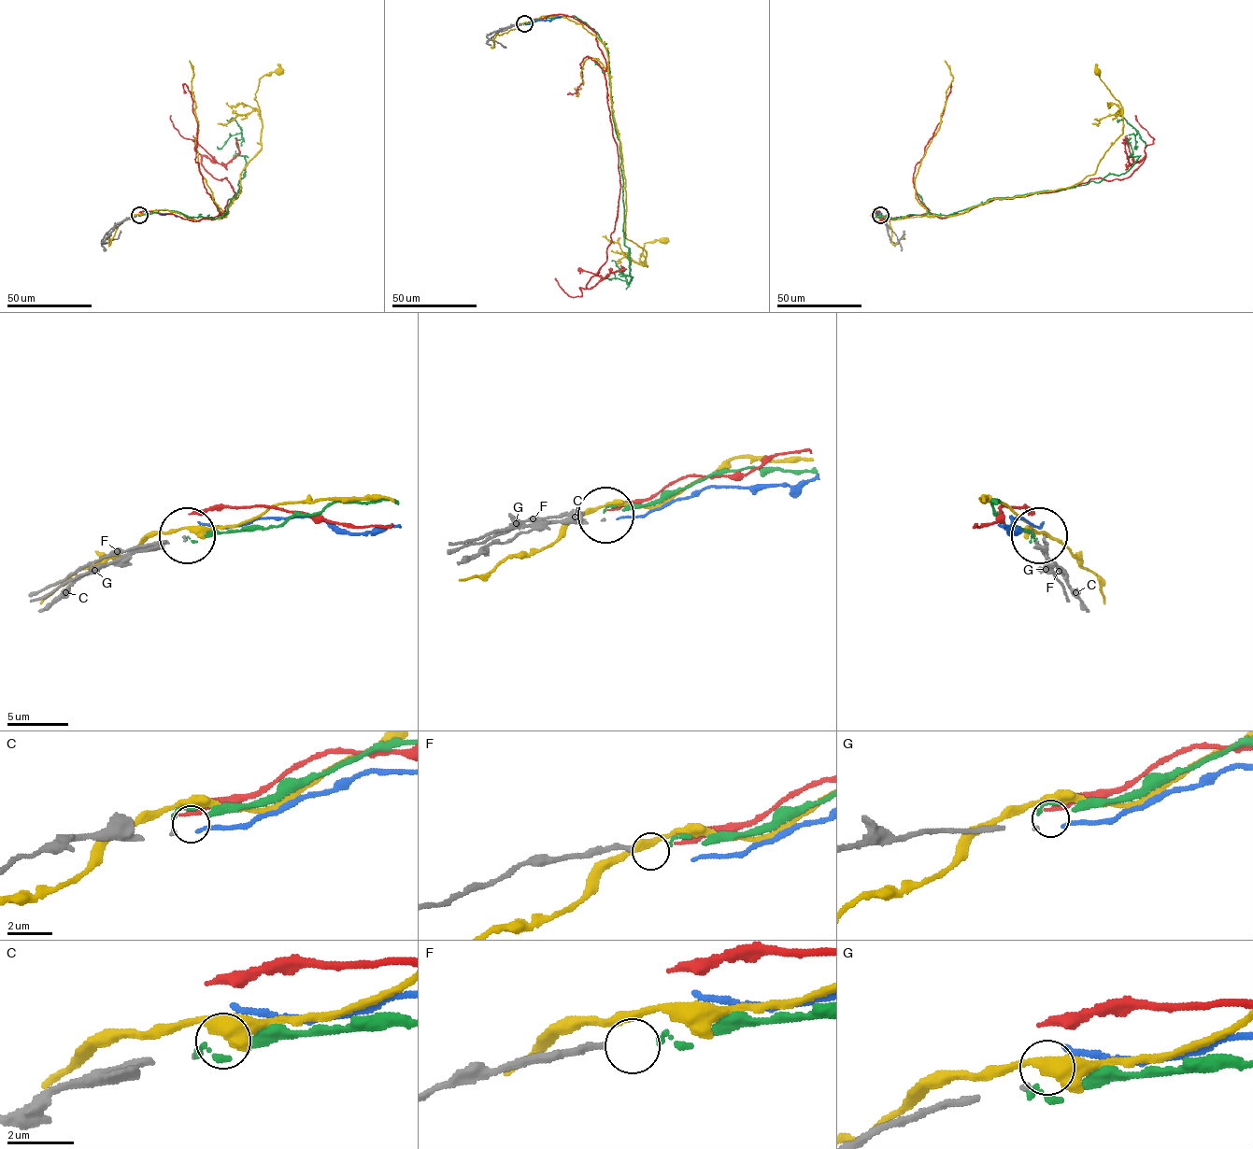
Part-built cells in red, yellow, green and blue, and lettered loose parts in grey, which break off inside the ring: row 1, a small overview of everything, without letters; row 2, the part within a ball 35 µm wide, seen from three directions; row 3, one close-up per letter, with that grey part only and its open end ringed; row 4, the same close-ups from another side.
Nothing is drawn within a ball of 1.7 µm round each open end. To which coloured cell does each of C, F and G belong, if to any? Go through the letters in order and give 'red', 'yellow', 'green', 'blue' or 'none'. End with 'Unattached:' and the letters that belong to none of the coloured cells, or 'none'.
C: none
F: green
G: none
Unattached: C, G

